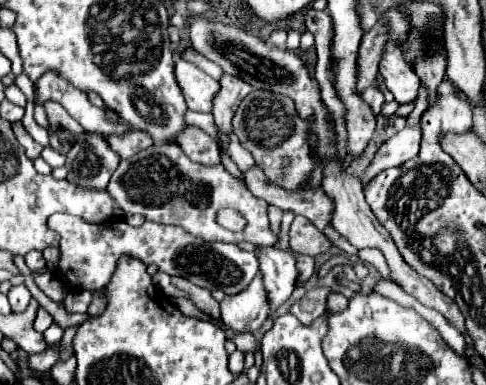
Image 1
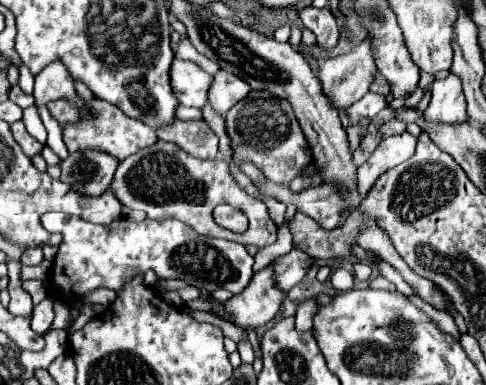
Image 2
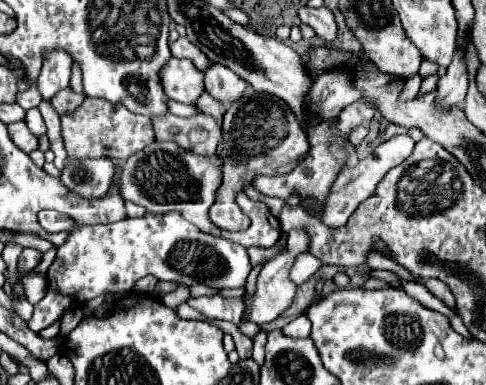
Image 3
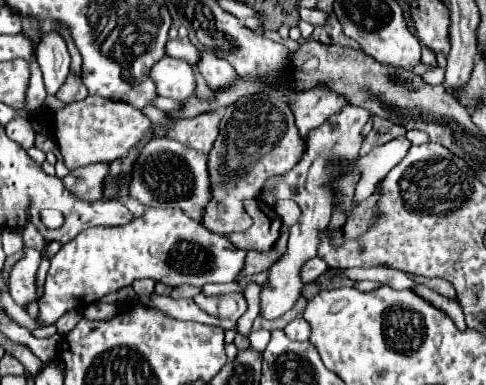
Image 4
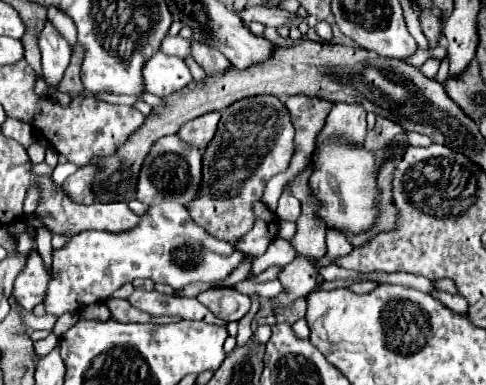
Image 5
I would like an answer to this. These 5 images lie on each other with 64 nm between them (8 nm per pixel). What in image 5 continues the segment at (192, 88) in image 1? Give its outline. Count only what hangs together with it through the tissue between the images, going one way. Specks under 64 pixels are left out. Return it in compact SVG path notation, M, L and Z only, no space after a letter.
M156 52L146 62L142 72L144 72L146 90L160 98L170 96L172 92L180 92L180 88L186 88L192 82L192 74L186 62L182 58L166 56L162 52Z

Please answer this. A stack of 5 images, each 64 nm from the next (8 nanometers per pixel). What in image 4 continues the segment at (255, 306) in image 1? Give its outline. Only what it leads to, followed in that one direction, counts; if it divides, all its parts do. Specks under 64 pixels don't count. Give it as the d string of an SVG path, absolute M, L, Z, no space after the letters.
M344 106L336 116L330 116L320 128L314 128L308 134L308 144L302 160L286 174L282 176L272 176L264 182L262 192L272 192L277 200L292 199L298 202L302 216L300 222L290 228L290 238L288 238L288 248L286 252L268 268L268 280L262 284L260 292L260 316L266 320L274 320L282 314L286 314L302 294L304 284L300 282L300 266L316 256L318 248L318 236L320 232L328 226L330 212L332 212L332 190L330 182L336 180L344 164L352 162L358 156L362 136L360 130L362 126L370 120L370 112L360 108L360 106Z

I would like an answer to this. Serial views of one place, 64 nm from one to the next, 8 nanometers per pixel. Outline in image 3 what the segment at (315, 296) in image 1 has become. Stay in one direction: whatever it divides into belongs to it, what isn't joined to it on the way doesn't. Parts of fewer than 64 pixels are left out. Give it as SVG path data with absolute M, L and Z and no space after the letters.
M302 314L300 318L294 318L294 320L292 320L290 324L286 324L282 330L284 330L284 334L288 334L288 336L298 336L298 338L310 336L310 324L308 324L306 314Z

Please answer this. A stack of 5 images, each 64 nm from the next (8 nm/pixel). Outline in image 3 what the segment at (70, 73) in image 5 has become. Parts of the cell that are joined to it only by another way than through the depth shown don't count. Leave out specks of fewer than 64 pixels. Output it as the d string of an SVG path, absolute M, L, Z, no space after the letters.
M66 88L66 90L58 92L50 100L50 104L60 116L64 116L68 112L76 112L76 108L82 104L82 100L84 100L84 94L76 94L76 92L72 92L72 88Z

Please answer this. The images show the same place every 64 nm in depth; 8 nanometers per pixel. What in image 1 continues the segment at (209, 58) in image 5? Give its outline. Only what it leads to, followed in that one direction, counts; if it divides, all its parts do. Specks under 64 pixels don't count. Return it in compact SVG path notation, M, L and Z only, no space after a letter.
M224 74L220 78L220 92L214 98L214 118L216 118L216 126L224 136L232 136L232 112L236 112L236 108L240 106L240 102L252 92L252 86L246 84L244 80Z

